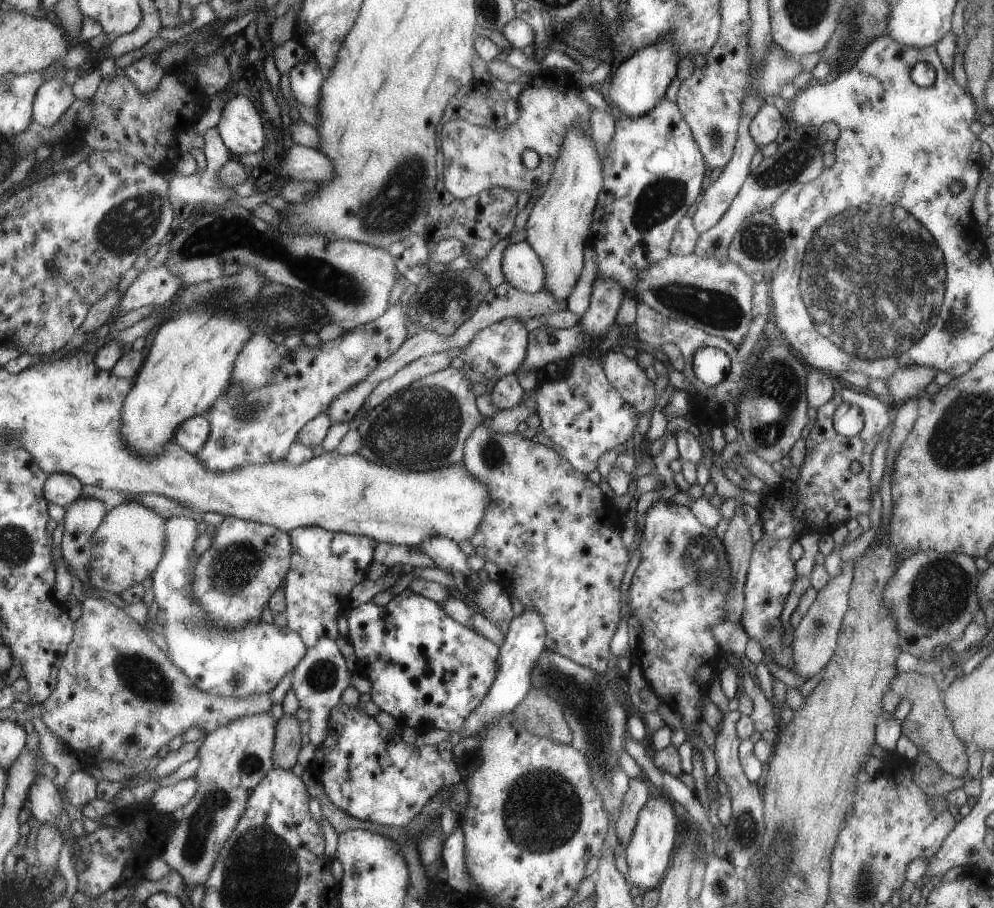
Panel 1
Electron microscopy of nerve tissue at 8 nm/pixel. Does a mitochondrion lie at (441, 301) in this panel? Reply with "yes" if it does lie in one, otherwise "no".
yes

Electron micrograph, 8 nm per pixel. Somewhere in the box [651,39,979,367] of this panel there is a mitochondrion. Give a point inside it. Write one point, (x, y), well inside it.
(790, 163)

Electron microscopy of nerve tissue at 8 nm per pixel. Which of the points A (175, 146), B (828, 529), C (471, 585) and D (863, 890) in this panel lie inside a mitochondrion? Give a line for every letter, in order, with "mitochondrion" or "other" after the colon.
A: other
B: other
C: mitochondrion
D: mitochondrion

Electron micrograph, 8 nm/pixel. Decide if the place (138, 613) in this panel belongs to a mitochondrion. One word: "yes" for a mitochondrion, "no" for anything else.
no

